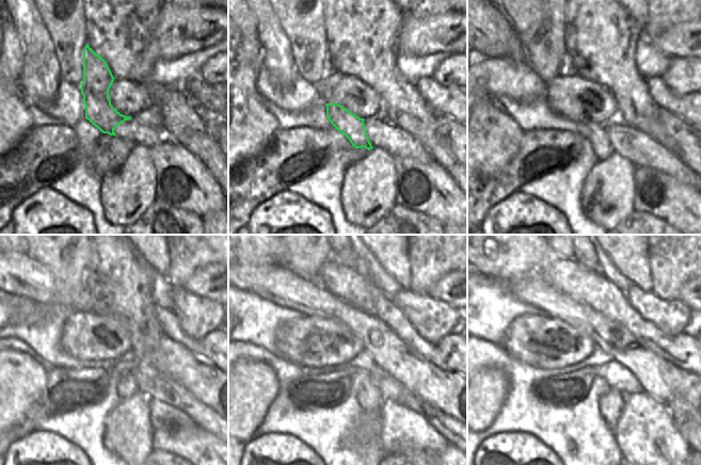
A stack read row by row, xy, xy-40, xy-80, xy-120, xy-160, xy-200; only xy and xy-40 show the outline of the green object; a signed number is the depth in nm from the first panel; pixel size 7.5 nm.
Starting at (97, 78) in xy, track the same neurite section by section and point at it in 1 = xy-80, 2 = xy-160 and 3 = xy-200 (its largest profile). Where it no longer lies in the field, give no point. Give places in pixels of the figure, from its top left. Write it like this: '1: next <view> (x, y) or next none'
1: next xy-80 (596, 134)
2: next xy-160 (370, 399)
3: next xy-200 (611, 404)

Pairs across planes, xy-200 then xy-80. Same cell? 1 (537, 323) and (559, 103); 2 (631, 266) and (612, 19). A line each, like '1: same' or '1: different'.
1: same
2: different

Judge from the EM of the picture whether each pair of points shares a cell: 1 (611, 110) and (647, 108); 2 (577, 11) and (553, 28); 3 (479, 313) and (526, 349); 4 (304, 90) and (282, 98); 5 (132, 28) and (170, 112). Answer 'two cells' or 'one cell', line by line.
1: two cells
2: two cells
3: two cells
4: one cell
5: one cell

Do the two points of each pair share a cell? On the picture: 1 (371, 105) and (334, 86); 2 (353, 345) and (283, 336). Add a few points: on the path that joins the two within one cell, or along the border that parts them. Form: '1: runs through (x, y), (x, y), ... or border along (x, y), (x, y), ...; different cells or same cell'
1: runs through (362, 100), (344, 90); same cell
2: runs through (336, 345), (332, 342), (300, 341); same cell

